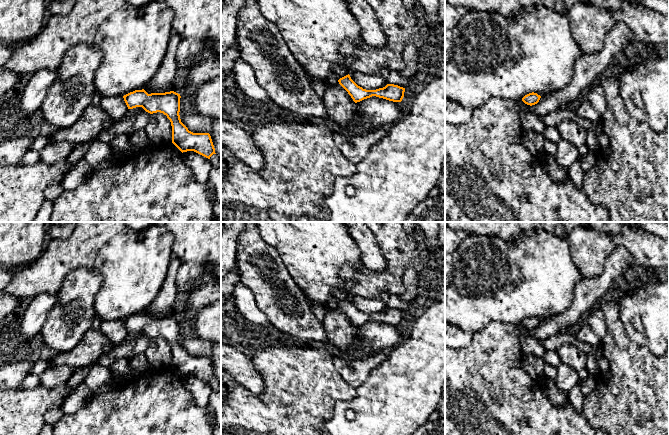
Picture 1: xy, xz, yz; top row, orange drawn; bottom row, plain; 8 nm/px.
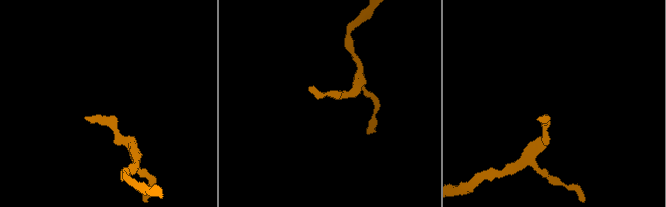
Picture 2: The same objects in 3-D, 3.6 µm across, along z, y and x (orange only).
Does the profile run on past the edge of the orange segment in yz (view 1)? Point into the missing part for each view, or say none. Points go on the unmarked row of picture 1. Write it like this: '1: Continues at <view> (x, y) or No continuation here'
1: No continuation here

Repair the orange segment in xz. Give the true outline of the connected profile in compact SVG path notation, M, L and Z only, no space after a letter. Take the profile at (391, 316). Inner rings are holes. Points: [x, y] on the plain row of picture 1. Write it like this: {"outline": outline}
{"outline": "M349 298L340 302L338 306L348 316L355 327L372 320L376 320L393 326L401 326L405 316L405 312L394 308L387 308L385 311L376 314L366 314L358 310L351 303Z"}

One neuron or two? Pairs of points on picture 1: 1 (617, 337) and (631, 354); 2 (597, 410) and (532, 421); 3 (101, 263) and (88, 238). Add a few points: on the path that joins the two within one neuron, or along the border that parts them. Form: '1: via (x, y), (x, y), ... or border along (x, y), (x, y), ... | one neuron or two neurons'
1: via (617, 341), (627, 351) | one neuron
2: border along (581, 413), (590, 424) | two neurons
3: border along (112, 237), (102, 246), (91, 267) | two neurons

